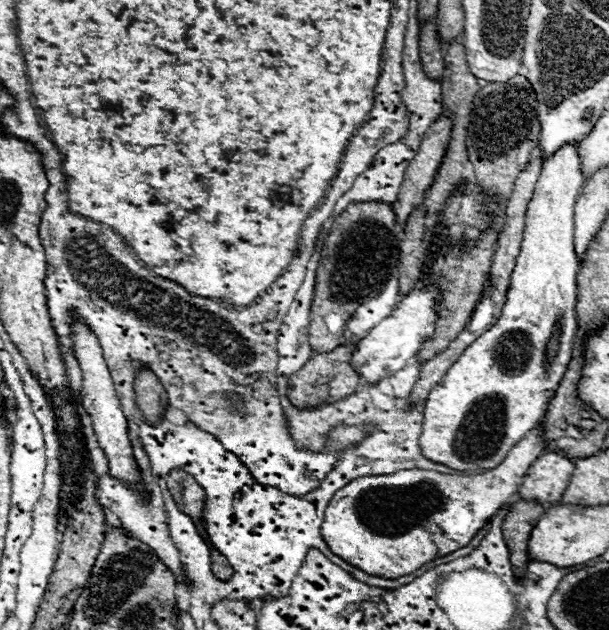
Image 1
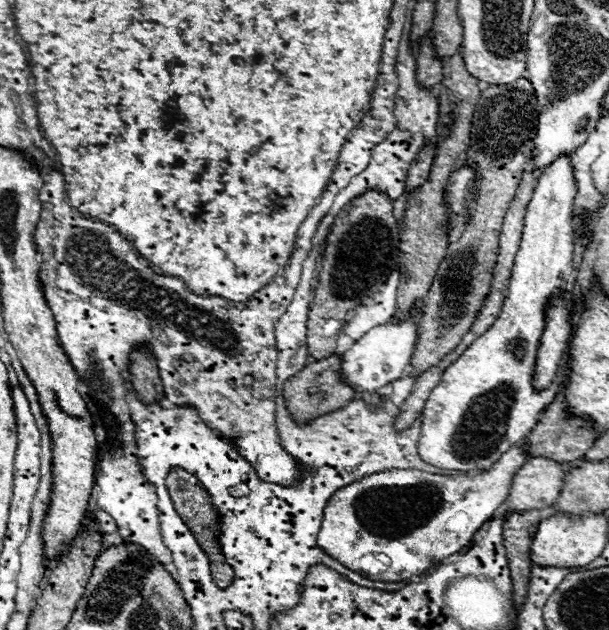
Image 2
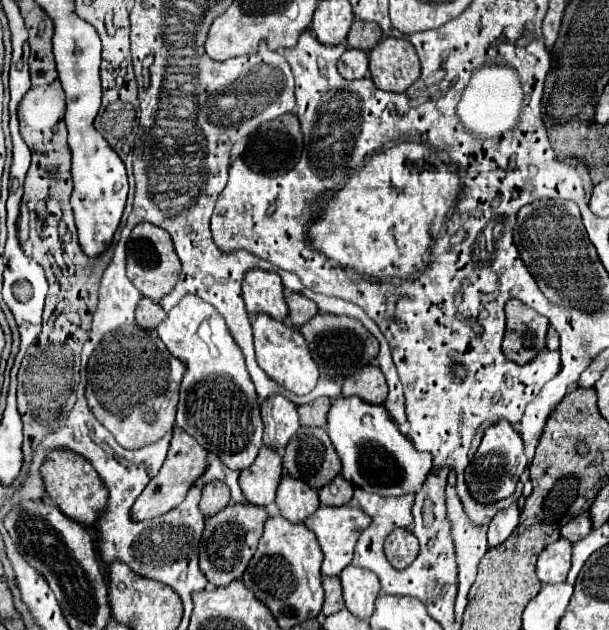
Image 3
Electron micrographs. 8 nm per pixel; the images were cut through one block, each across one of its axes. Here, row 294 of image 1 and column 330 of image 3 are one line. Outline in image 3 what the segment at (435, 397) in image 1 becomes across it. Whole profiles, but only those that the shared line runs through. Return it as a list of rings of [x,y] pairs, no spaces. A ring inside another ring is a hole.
[[[320,506],[312,516],[308,516],[304,520],[304,524],[316,534],[318,544],[320,544],[320,548],[324,552],[322,574],[324,576],[336,576],[352,562],[354,546],[358,542],[360,532],[370,526],[370,516],[364,514],[356,506],[338,506],[338,508],[334,508],[334,506]]]

